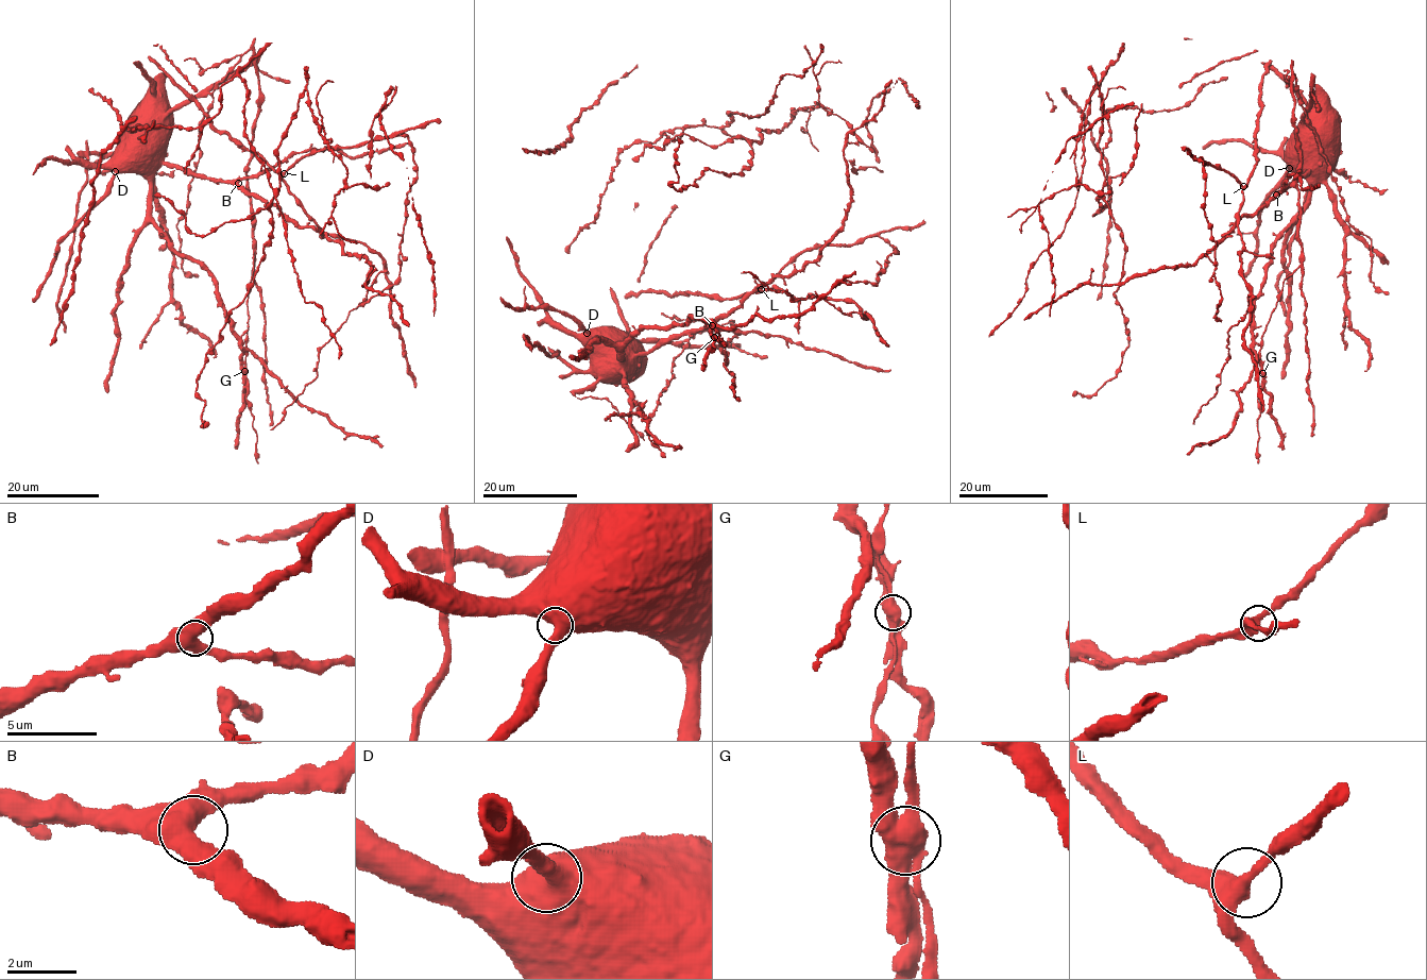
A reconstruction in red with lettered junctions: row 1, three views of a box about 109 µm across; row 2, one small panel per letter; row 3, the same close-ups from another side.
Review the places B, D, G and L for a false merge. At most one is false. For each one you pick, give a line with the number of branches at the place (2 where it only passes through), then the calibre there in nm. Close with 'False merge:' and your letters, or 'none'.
False merge: none

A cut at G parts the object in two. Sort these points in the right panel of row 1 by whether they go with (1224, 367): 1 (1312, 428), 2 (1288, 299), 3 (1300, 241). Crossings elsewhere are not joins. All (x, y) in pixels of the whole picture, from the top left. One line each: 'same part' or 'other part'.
1: other part
2: same part
3: other part

